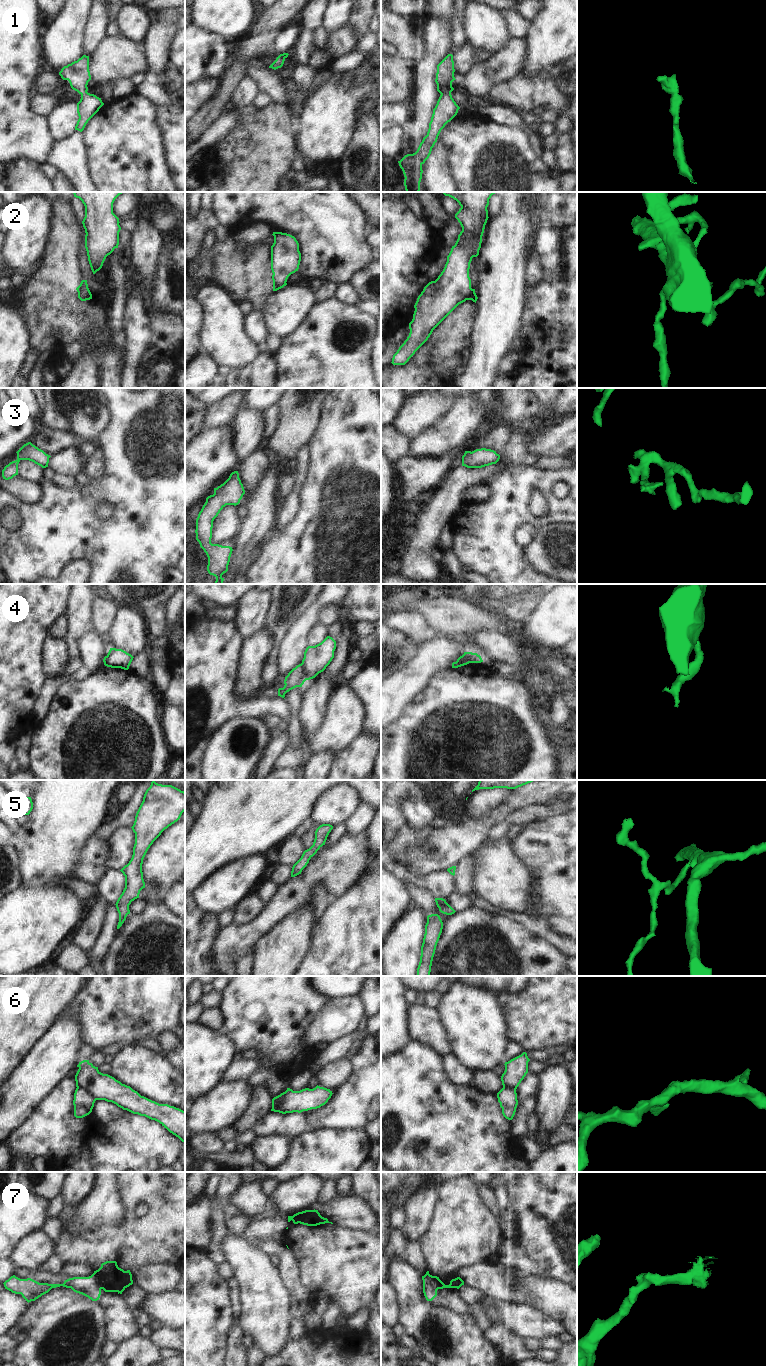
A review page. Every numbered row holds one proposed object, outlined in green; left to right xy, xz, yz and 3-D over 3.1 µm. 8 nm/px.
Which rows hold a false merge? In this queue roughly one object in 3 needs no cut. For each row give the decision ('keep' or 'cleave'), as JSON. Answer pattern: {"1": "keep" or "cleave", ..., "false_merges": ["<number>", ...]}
{"1": "keep", "2": "keep", "3": "keep", "4": "cleave", "5": "keep", "6": "cleave", "7": "cleave", "false_merges": ["4", "6", "7"]}

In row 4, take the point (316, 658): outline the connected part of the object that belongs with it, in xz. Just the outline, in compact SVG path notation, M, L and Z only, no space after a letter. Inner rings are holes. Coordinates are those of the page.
M327 636L321 643L306 648L301 663L306 680L315 678L326 669L334 658L335 649L336 641L330 636Z

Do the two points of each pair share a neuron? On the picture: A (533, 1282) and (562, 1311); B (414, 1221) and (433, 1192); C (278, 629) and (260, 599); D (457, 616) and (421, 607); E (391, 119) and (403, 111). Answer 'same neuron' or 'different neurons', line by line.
A: same neuron
B: same neuron
C: different neurons
D: same neuron
E: same neuron

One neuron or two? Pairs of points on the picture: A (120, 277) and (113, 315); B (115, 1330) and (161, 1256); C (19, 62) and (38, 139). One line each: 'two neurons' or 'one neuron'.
A: one neuron
B: two neurons
C: one neuron

